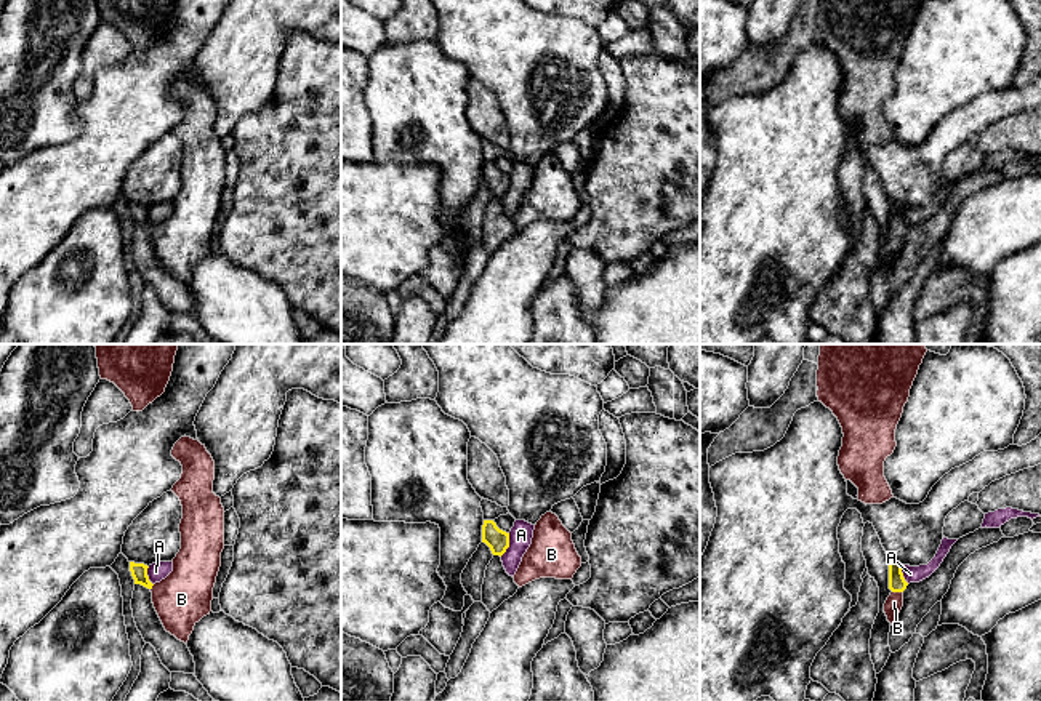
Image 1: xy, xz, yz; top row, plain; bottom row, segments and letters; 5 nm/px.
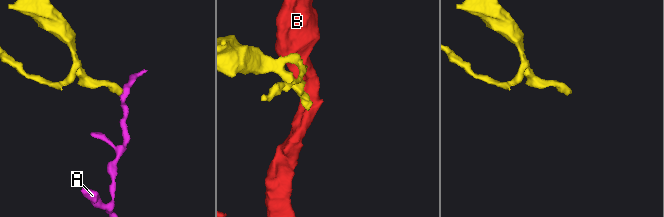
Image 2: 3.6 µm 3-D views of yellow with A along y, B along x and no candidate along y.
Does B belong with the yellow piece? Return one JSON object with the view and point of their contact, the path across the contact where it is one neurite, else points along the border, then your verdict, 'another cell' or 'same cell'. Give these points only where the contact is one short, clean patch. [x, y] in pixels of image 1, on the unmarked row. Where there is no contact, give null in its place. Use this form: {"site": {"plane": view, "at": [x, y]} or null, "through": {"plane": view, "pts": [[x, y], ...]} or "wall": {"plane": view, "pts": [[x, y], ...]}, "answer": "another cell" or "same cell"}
{"site": {"plane": "yz", "at": [897, 232]}, "through": {"plane": "yz", "pts": [[897, 224], [897, 232], [894, 244]]}, "answer": "same cell"}

